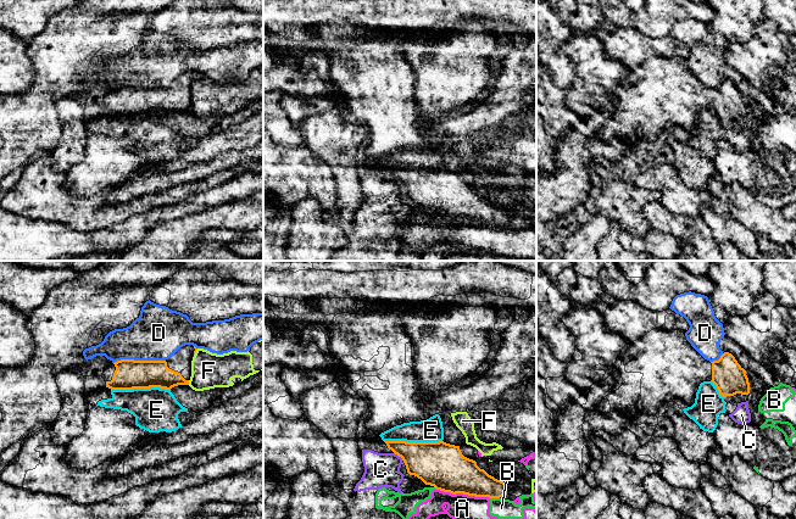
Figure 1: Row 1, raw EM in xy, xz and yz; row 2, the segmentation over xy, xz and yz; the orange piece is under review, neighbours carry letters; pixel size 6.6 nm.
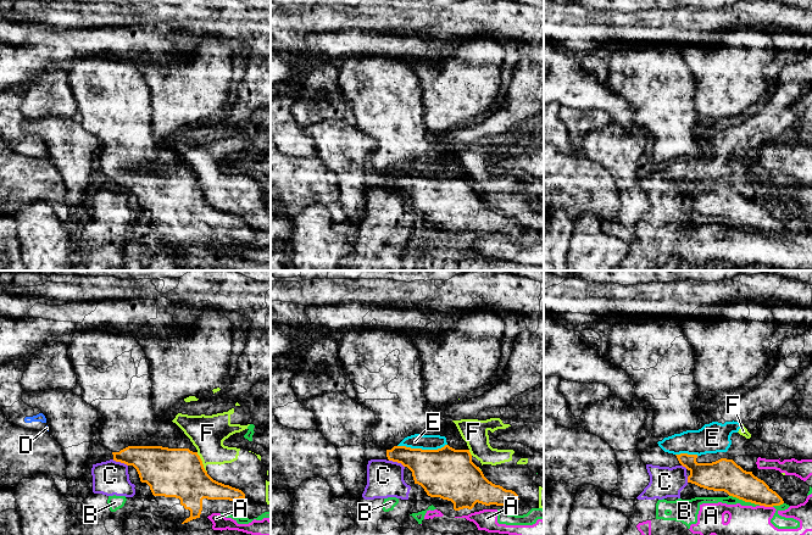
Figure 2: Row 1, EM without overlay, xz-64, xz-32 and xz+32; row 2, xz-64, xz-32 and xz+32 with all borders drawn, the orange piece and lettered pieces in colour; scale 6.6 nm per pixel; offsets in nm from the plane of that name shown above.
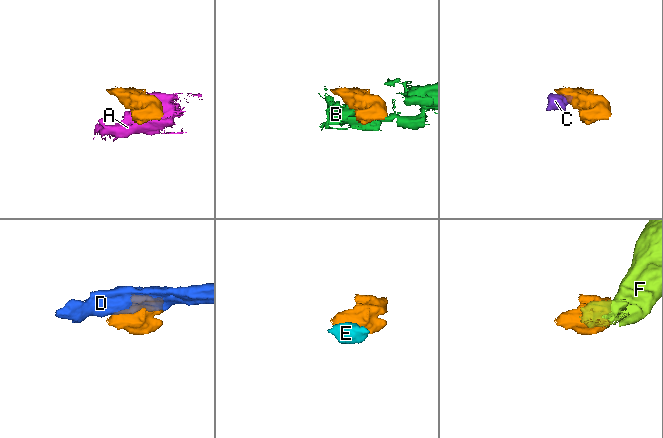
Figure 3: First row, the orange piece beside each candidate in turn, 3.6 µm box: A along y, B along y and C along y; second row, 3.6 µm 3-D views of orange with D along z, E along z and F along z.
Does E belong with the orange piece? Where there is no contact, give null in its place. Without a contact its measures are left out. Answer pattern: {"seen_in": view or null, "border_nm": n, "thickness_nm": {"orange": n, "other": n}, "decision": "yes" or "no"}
{"seen_in": "xy", "border_nm": 400, "thickness_nm": {"orange": 200, "other": 300}, "decision": "no"}

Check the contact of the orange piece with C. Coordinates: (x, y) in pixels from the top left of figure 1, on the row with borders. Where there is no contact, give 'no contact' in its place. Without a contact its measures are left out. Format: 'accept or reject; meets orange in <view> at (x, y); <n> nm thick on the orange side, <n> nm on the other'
reject; meets orange in xz at (399, 456); 280 nm thick on the orange side, 220 nm on the other

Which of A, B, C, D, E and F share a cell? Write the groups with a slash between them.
A / B / C E / D / F

